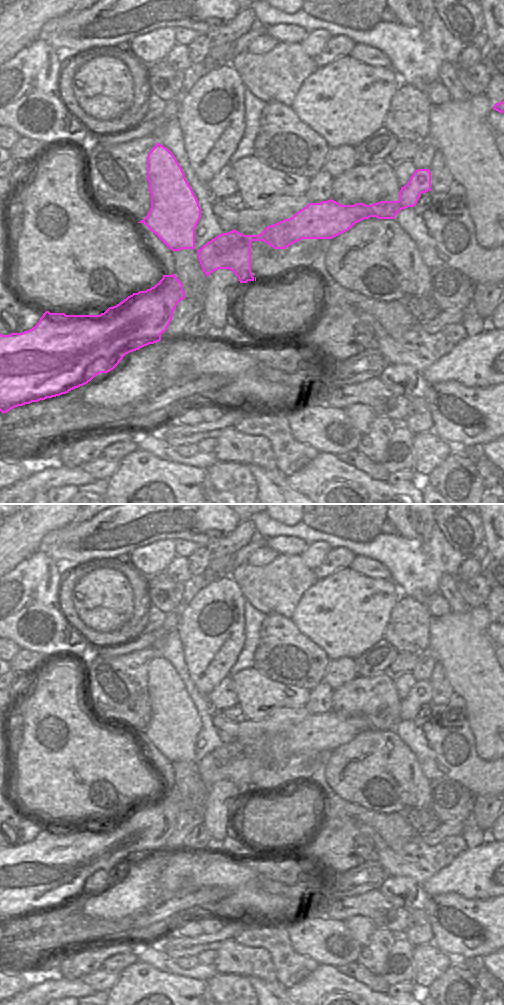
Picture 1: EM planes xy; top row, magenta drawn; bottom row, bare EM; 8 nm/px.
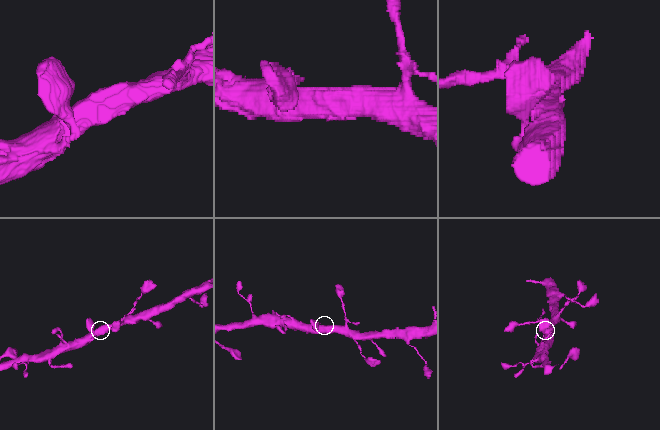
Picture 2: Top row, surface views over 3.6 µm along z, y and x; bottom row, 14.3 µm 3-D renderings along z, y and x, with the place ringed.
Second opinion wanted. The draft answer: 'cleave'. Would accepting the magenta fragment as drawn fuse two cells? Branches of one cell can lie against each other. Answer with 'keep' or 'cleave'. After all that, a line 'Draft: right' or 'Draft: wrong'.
keep
Draft: wrong

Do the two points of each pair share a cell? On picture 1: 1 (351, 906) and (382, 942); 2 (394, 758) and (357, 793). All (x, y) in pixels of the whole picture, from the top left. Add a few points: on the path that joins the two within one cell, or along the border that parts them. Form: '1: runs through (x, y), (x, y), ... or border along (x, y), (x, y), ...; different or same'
1: border along (375, 926), (391, 930), (398, 935); different
2: runs through (384, 768), (381, 771), (375, 771), (363, 783); same

